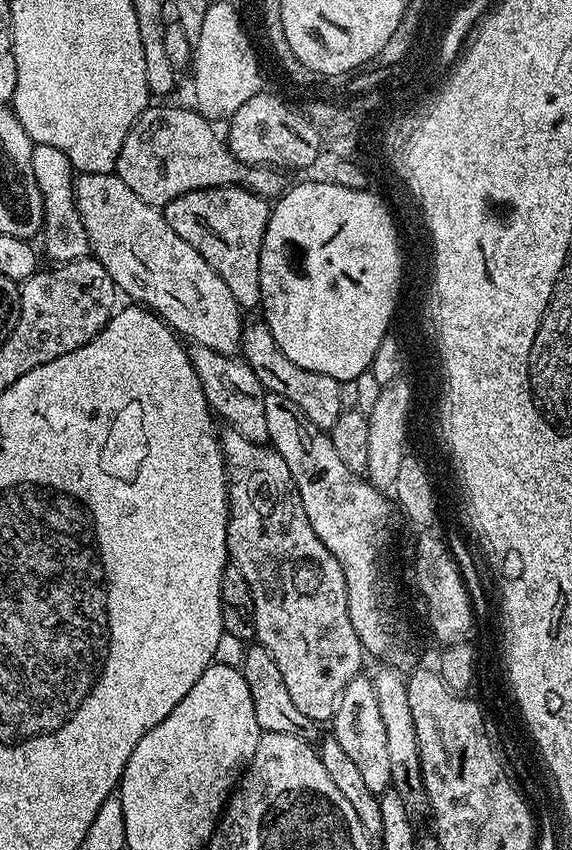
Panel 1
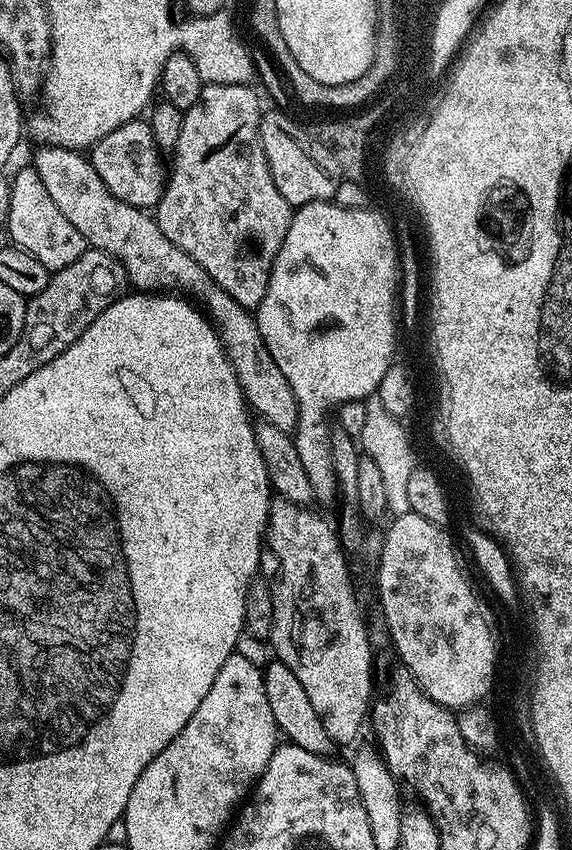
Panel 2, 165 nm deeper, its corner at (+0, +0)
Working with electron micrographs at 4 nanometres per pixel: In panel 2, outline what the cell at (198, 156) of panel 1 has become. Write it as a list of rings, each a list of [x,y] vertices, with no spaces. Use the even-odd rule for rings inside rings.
[[[137,118],[118,126],[118,130],[110,130],[106,138],[92,145],[90,159],[94,170],[98,170],[98,178],[106,182],[106,190],[114,194],[122,202],[135,208],[155,209],[160,203],[160,195],[164,192],[166,172],[160,166],[161,149],[152,141],[152,129],[143,119]]]

